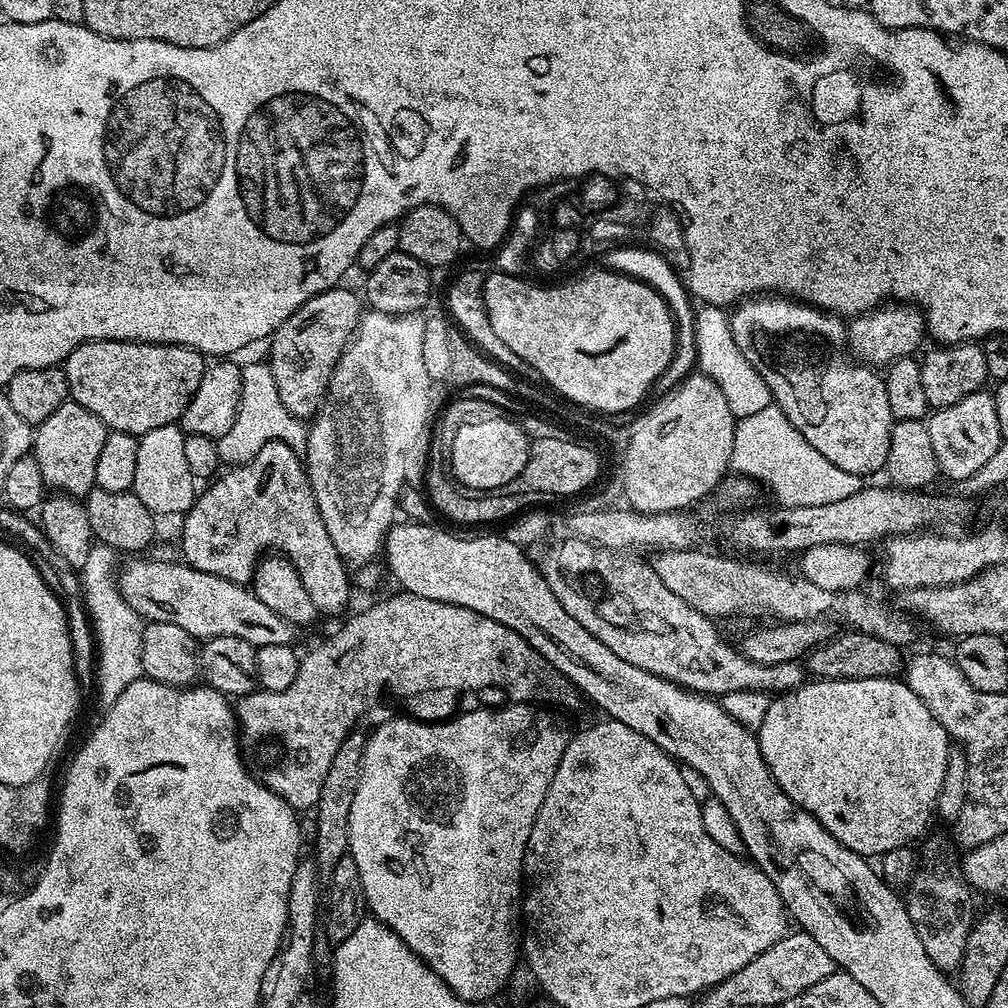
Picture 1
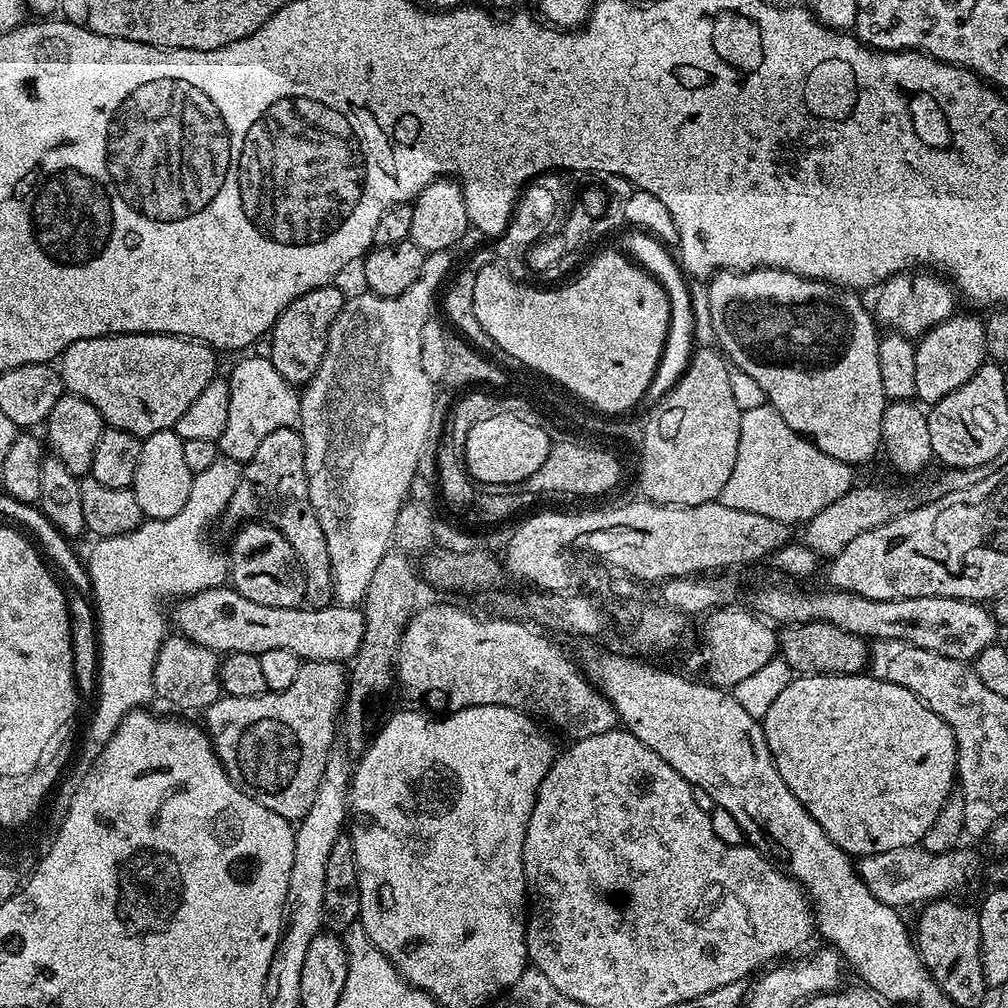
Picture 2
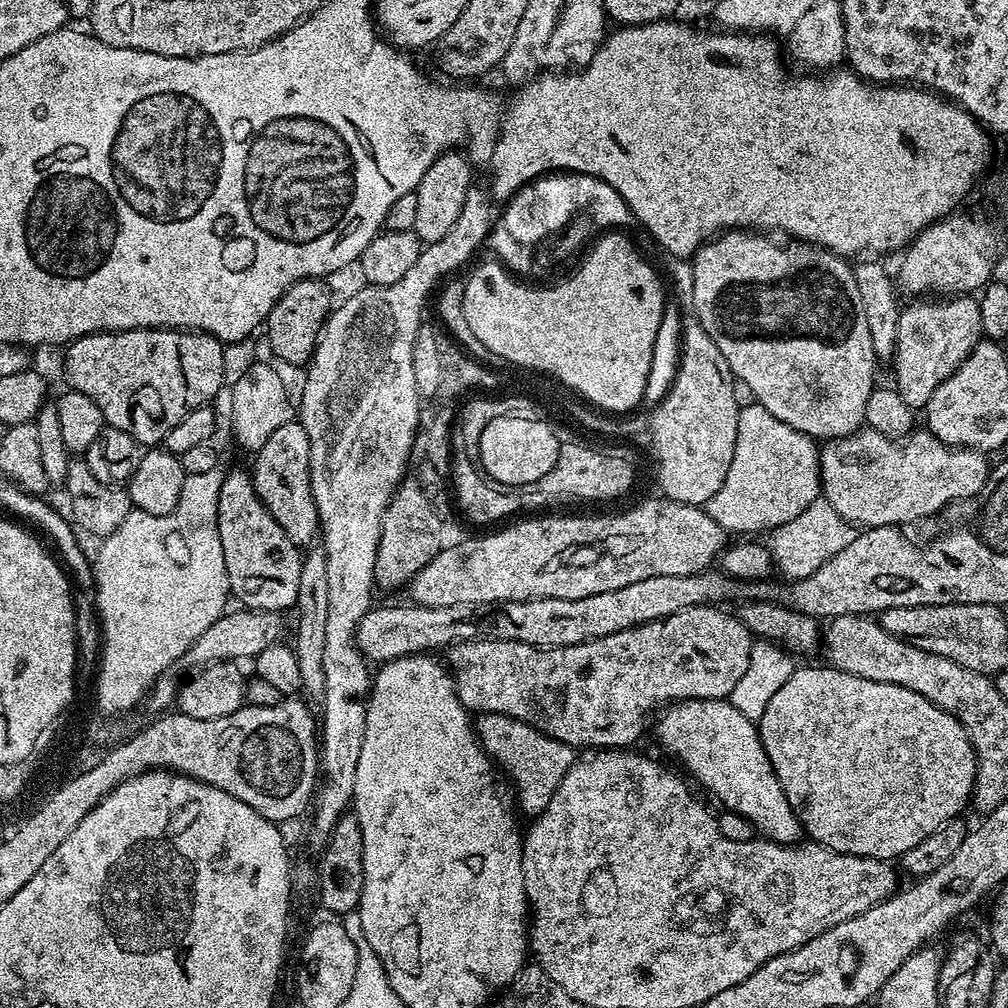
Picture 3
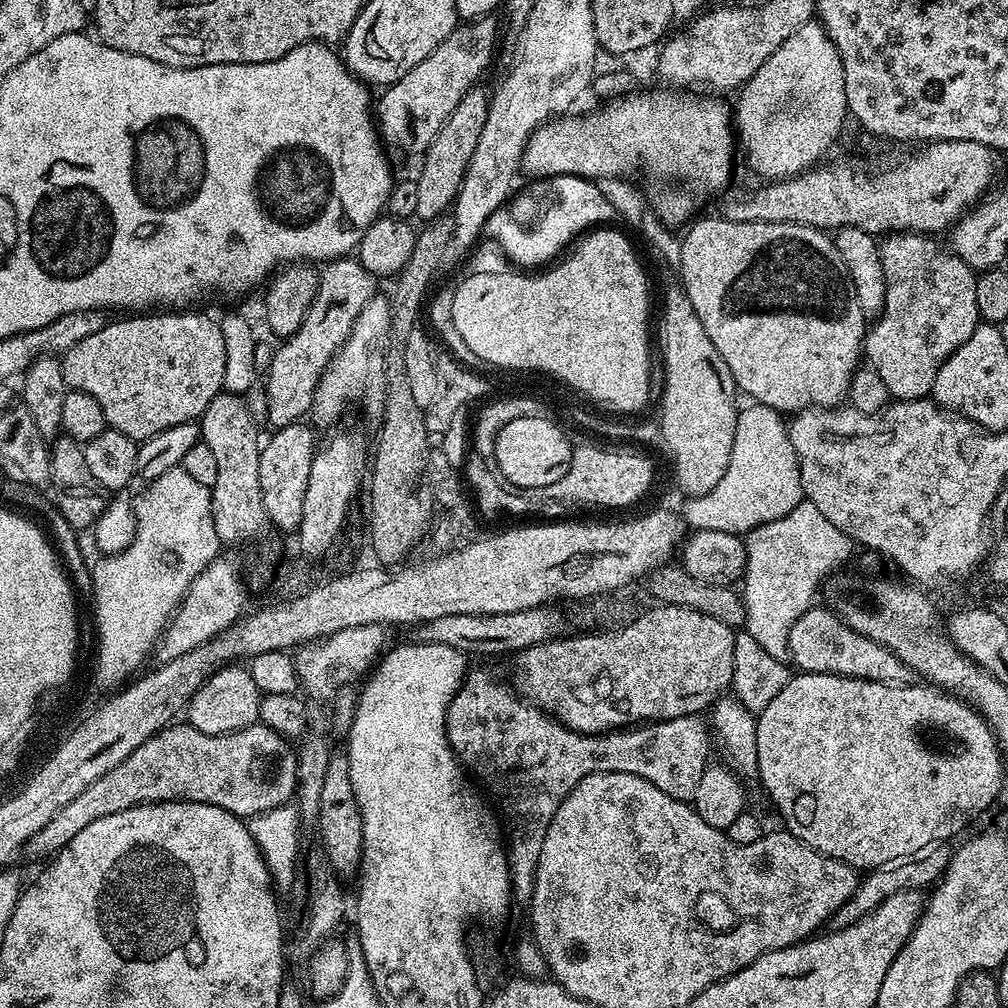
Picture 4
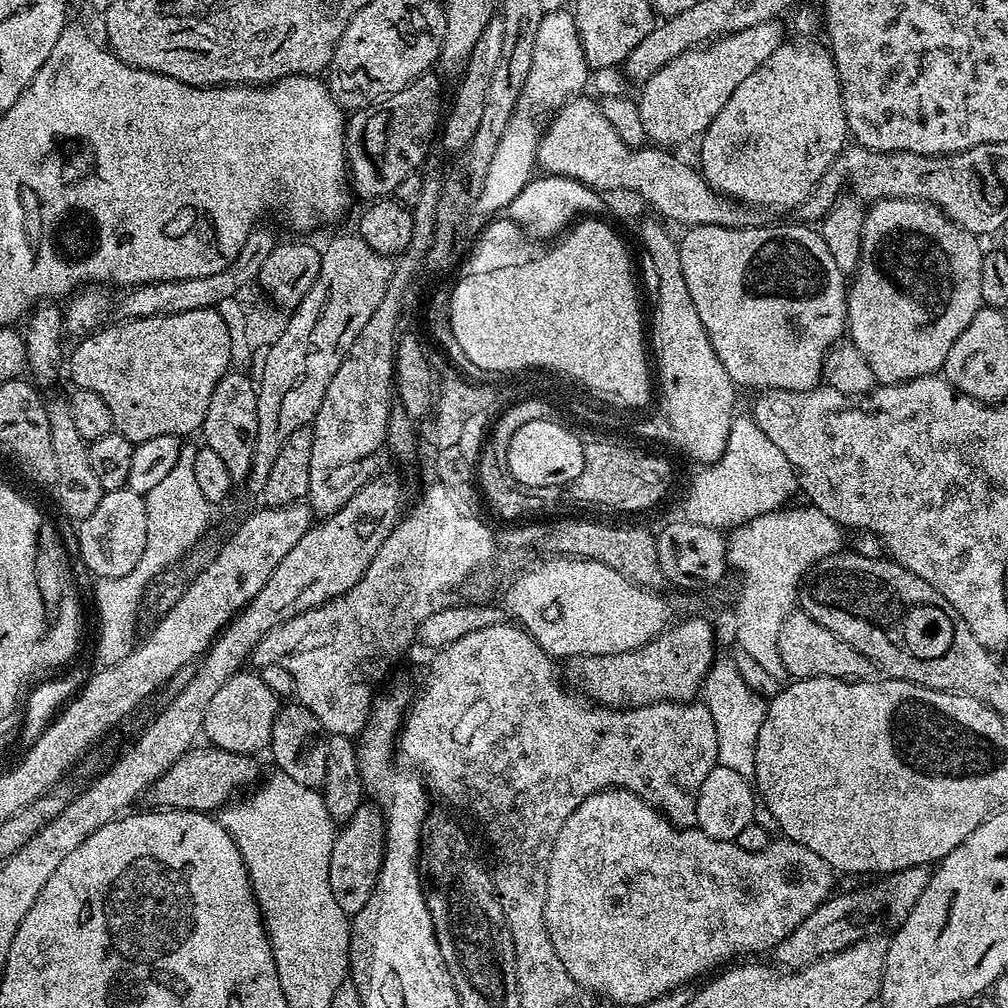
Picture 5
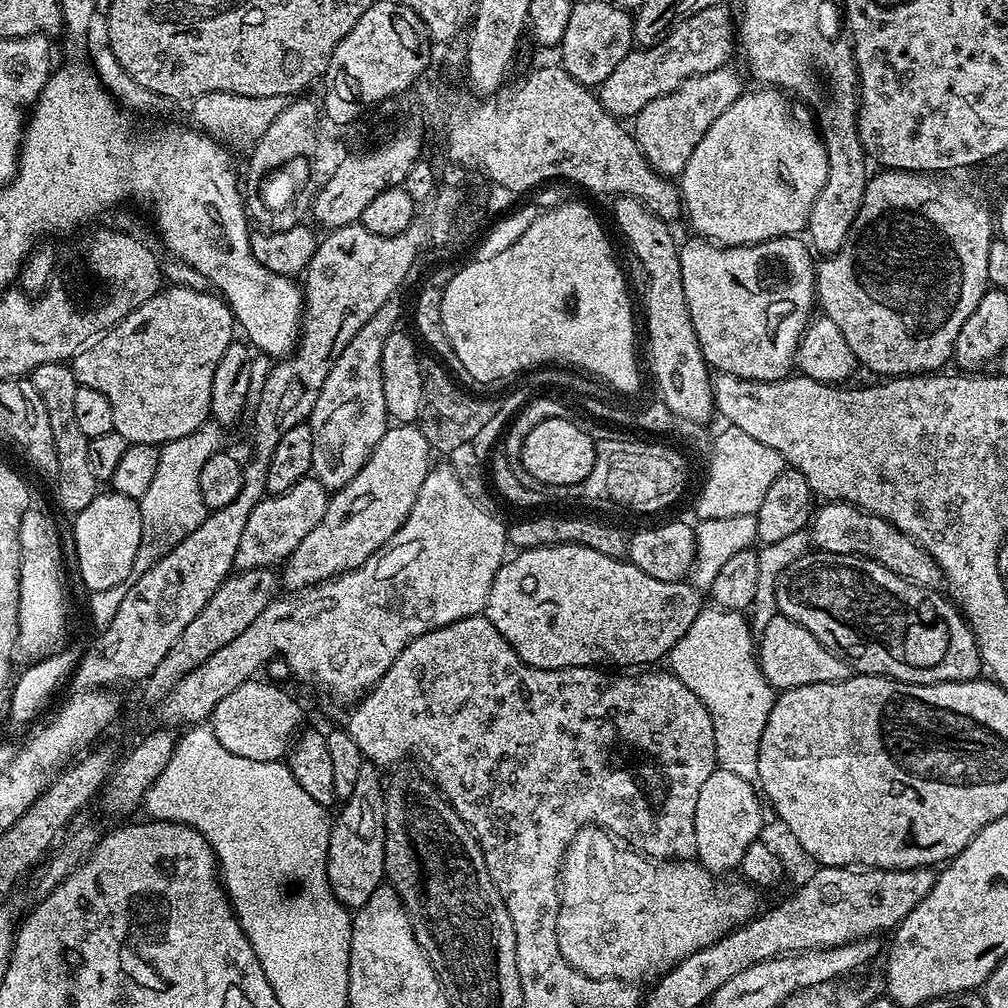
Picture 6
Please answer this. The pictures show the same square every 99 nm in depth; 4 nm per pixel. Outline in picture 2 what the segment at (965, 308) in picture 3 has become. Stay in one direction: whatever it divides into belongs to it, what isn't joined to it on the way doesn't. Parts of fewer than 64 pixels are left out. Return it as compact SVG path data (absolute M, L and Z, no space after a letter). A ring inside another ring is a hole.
M953 314L949 320L934 326L915 341L915 399L921 405L931 406L946 398L946 394L954 394L954 390L970 382L970 378L974 378L974 374L988 360L983 319L979 315L960 315Z

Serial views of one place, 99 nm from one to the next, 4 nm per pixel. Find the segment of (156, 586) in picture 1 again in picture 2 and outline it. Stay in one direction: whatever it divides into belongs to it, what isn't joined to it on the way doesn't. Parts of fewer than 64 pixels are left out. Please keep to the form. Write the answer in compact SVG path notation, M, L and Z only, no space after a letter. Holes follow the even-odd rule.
M221 586L219 588L211 588L210 590L202 590L195 592L193 596L186 596L175 601L176 609L171 609L170 620L173 625L178 627L179 635L193 640L198 646L206 646L210 650L214 650L218 654L227 654L229 652L245 652L246 654L254 654L260 657L266 650L290 650L290 654L300 657L301 661L310 660L335 660L337 662L348 662L355 657L360 644L364 641L364 613L356 606L335 606L336 608L308 608L309 606L301 606L299 608L287 608L286 606L262 606L262 602L254 602L248 596L238 594L235 588L231 586Z

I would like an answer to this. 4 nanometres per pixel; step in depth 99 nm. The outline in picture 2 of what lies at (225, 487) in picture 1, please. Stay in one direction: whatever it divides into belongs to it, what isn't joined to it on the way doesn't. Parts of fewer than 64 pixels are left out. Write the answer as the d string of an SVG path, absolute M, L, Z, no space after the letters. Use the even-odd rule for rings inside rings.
M279 428L254 450L251 460L242 468L242 479L234 498L226 509L227 519L248 522L261 512L263 519L278 529L286 542L294 546L304 571L304 586L309 597L329 595L332 592L330 550L326 550L326 534L318 522L318 514L308 497L306 478L306 450L304 440L295 428Z

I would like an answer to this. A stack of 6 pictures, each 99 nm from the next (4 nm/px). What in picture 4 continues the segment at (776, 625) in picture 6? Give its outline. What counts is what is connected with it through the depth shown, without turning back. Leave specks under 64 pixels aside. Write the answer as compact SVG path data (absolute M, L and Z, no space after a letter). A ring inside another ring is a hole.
M813 606L808 609L790 630L788 649L792 655L791 663L797 664L800 672L817 672L818 674L834 674L835 676L849 676L855 680L873 680L879 684L899 684L907 686L913 683L914 673L907 668L885 644L874 642L858 630L850 630L827 607Z

